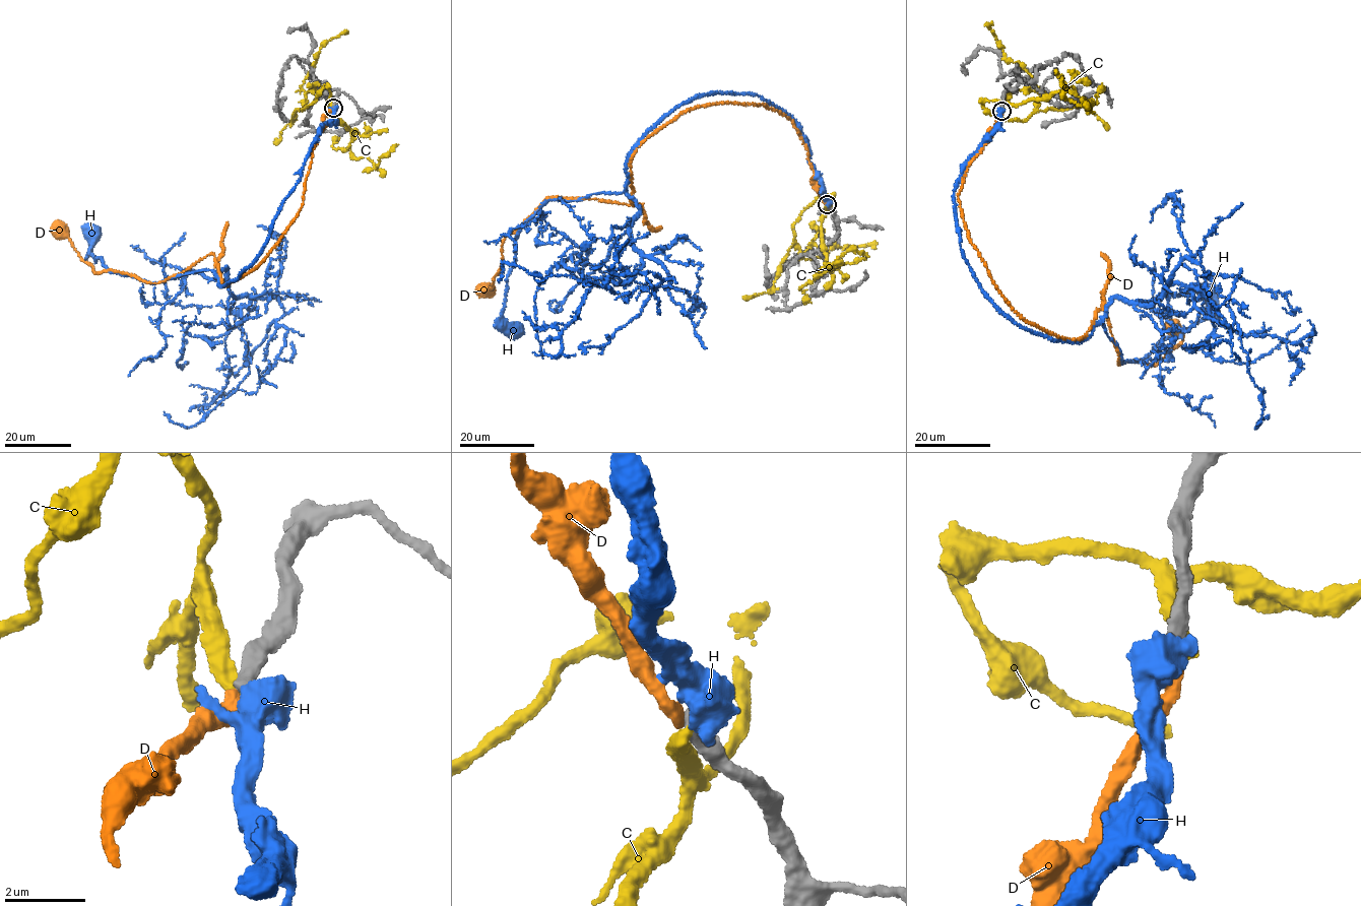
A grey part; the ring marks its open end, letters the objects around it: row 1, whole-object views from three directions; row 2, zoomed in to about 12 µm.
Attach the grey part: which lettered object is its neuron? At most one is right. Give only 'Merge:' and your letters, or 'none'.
Merge: none

